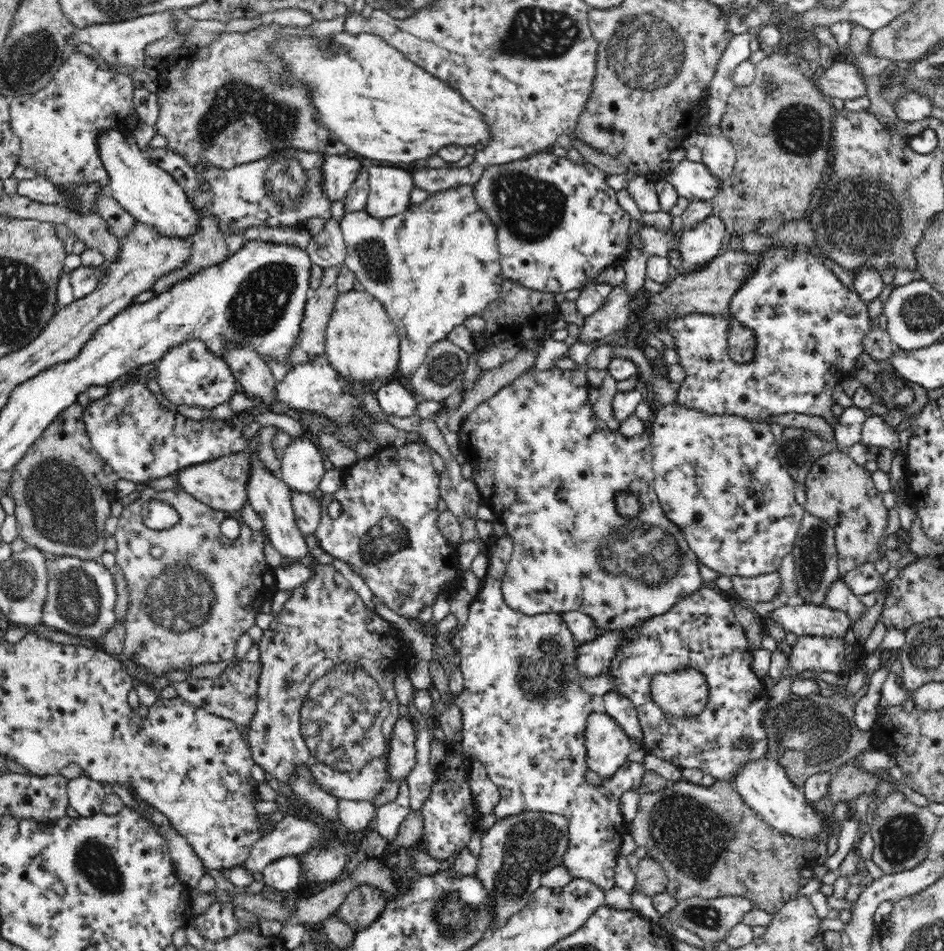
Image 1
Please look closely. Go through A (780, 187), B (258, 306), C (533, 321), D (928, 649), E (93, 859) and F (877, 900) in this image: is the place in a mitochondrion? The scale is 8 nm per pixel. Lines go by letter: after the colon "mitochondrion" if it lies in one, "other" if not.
A: other
B: mitochondrion
C: other
D: mitochondrion
E: mitochondrion
F: other

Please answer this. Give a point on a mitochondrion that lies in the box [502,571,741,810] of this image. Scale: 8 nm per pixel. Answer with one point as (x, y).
(541, 672)

